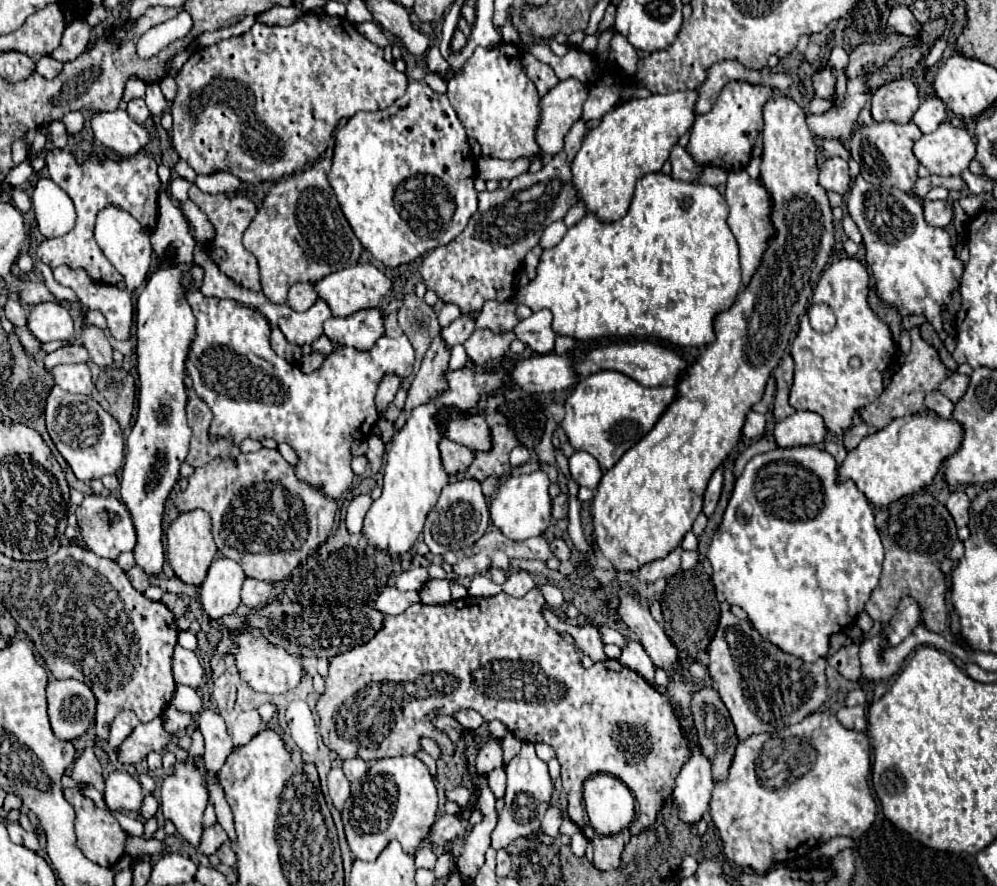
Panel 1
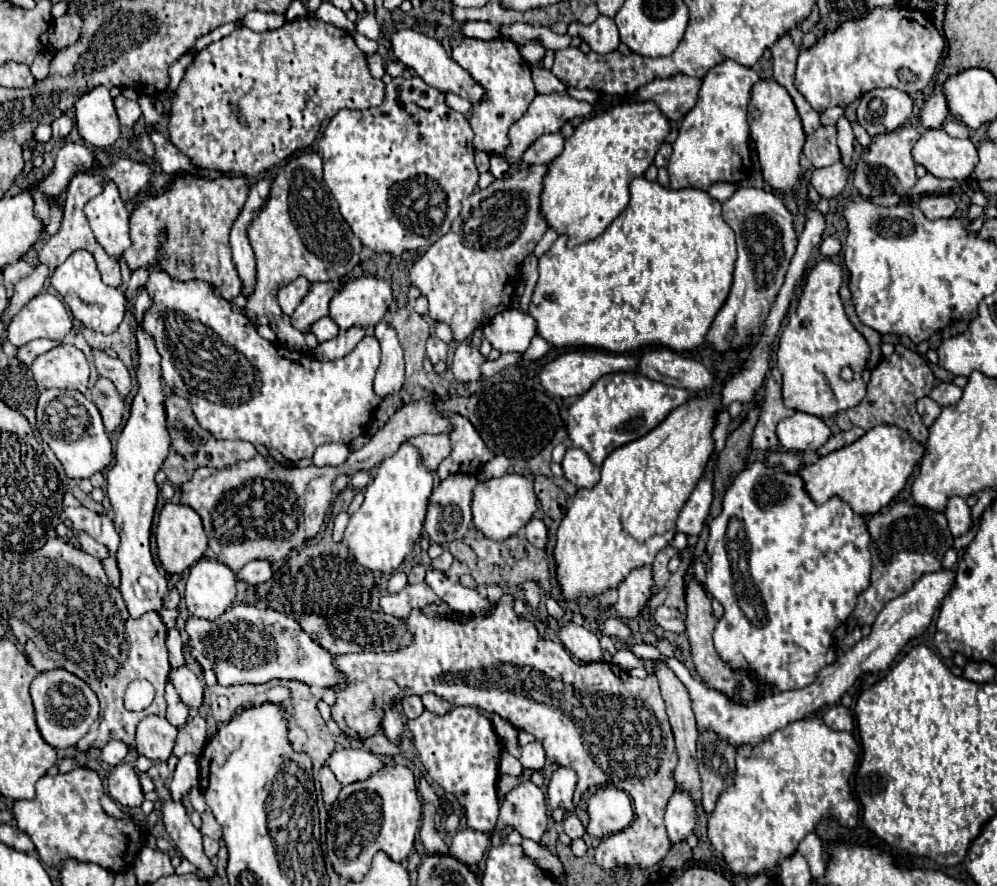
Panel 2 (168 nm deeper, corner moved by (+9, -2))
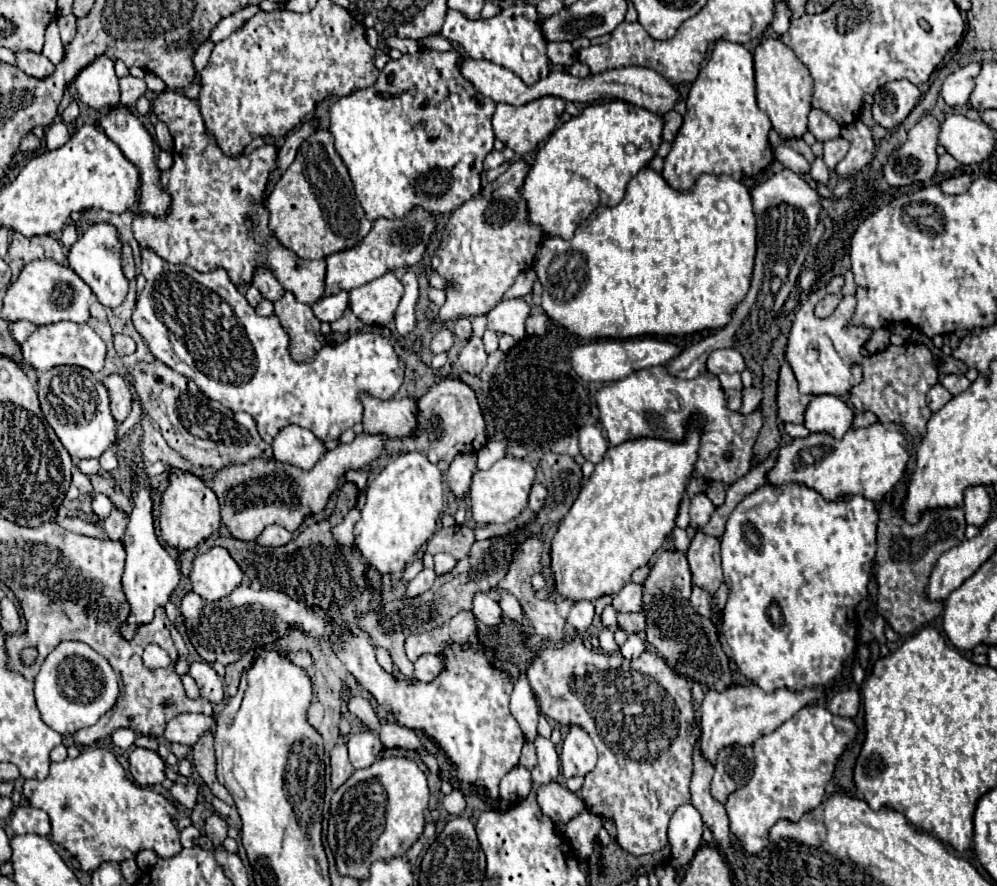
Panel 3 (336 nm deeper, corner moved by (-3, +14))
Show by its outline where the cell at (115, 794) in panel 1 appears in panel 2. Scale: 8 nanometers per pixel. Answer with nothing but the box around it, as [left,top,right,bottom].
[108,762,144,808]

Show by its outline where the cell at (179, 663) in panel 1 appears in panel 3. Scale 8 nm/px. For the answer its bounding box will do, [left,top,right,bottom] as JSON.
[190,660,224,704]

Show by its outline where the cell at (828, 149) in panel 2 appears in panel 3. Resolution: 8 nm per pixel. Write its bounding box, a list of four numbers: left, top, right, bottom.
[824,138,850,170]

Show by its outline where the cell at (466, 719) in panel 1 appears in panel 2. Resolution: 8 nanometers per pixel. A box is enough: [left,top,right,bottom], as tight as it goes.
[420,692,452,714]

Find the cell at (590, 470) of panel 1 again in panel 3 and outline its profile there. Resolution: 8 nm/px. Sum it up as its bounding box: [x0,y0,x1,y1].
[580,426,608,464]

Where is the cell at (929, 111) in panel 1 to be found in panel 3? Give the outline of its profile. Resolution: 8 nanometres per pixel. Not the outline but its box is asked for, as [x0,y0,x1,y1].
[940,64,980,106]

